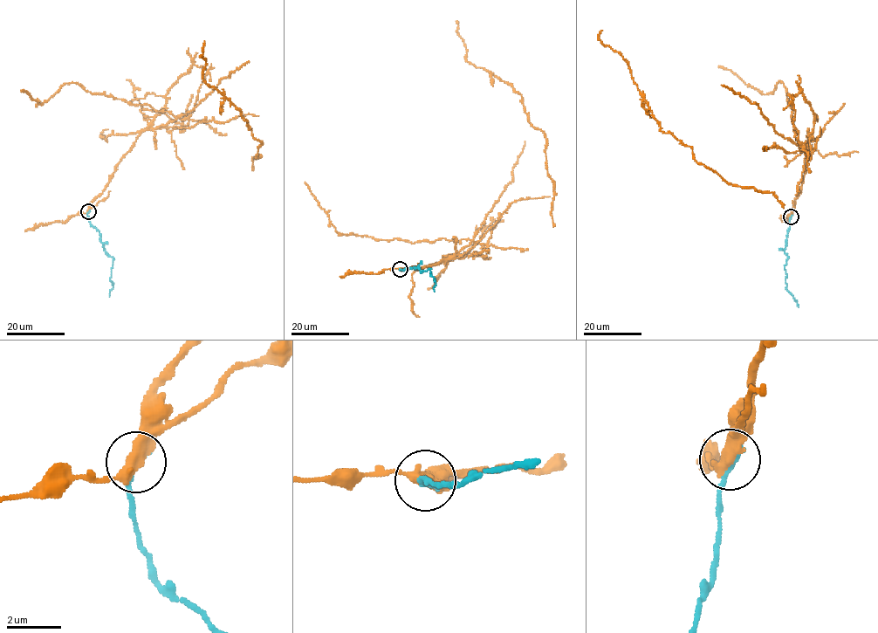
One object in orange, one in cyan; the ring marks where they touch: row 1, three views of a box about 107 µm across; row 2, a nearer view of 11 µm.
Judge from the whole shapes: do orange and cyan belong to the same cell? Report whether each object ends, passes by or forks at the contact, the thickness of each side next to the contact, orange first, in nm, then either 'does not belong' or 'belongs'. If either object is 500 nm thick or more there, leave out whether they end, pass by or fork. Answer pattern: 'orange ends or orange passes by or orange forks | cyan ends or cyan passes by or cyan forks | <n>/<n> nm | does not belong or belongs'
orange passes by | cyan ends | 400/200 nm | does not belong

